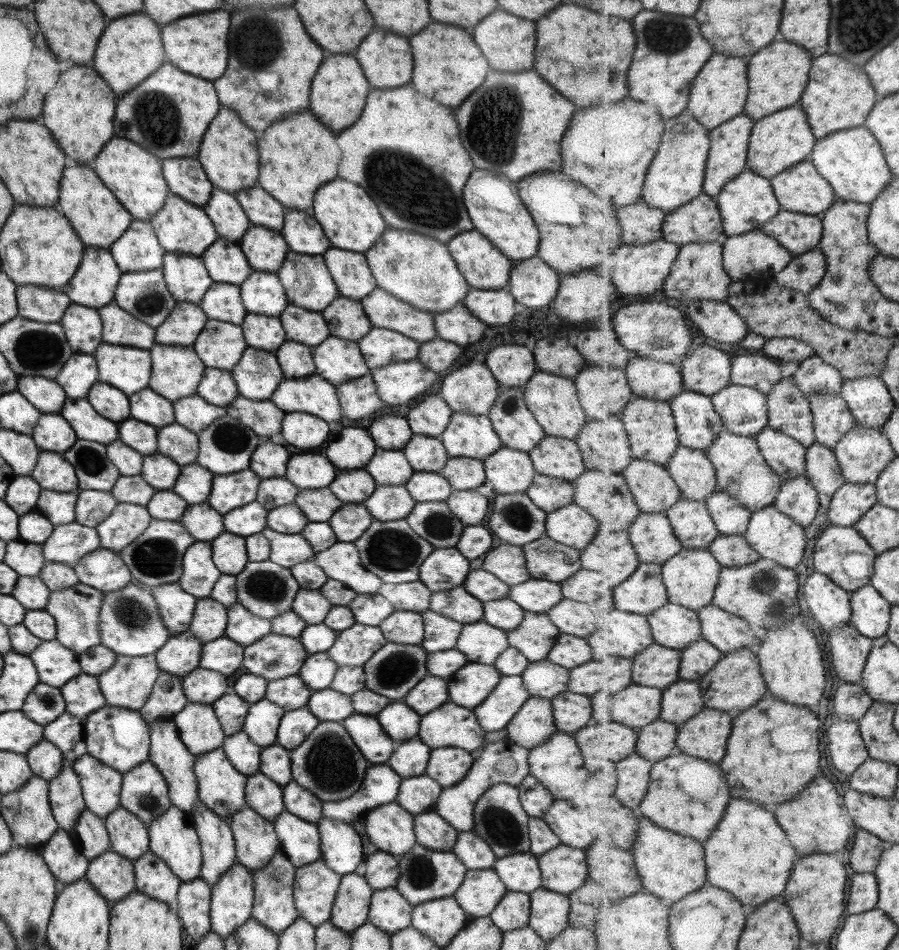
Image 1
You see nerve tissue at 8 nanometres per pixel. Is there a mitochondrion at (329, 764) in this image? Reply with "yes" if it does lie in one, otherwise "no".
yes

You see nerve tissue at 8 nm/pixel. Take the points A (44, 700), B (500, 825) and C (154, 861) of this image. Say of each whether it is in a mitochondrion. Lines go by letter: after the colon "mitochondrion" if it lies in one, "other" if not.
A: mitochondrion
B: mitochondrion
C: other

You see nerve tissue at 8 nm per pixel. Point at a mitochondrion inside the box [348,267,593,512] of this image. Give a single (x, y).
(510, 404)

